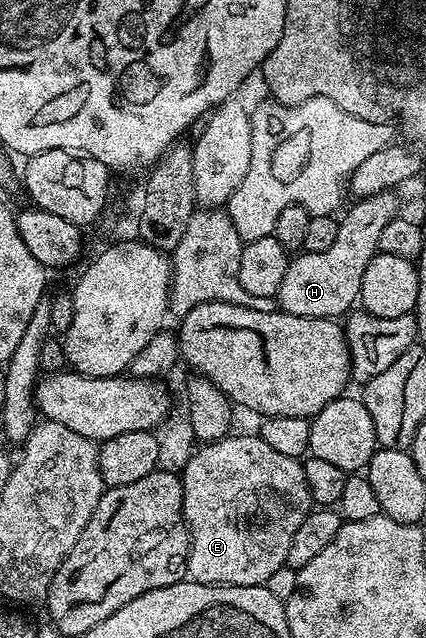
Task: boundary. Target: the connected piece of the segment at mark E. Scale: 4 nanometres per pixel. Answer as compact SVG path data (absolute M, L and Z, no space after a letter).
M229 435L220 441L201 444L182 470L182 482L184 485L184 522L188 525L189 540L186 573L191 580L203 585L264 585L274 571L278 571L279 568L286 565L290 539L294 539L294 531L298 531L298 527L302 527L302 523L314 509L303 464L295 457L281 455L278 451L272 450L258 435L252 435L252 437Z

